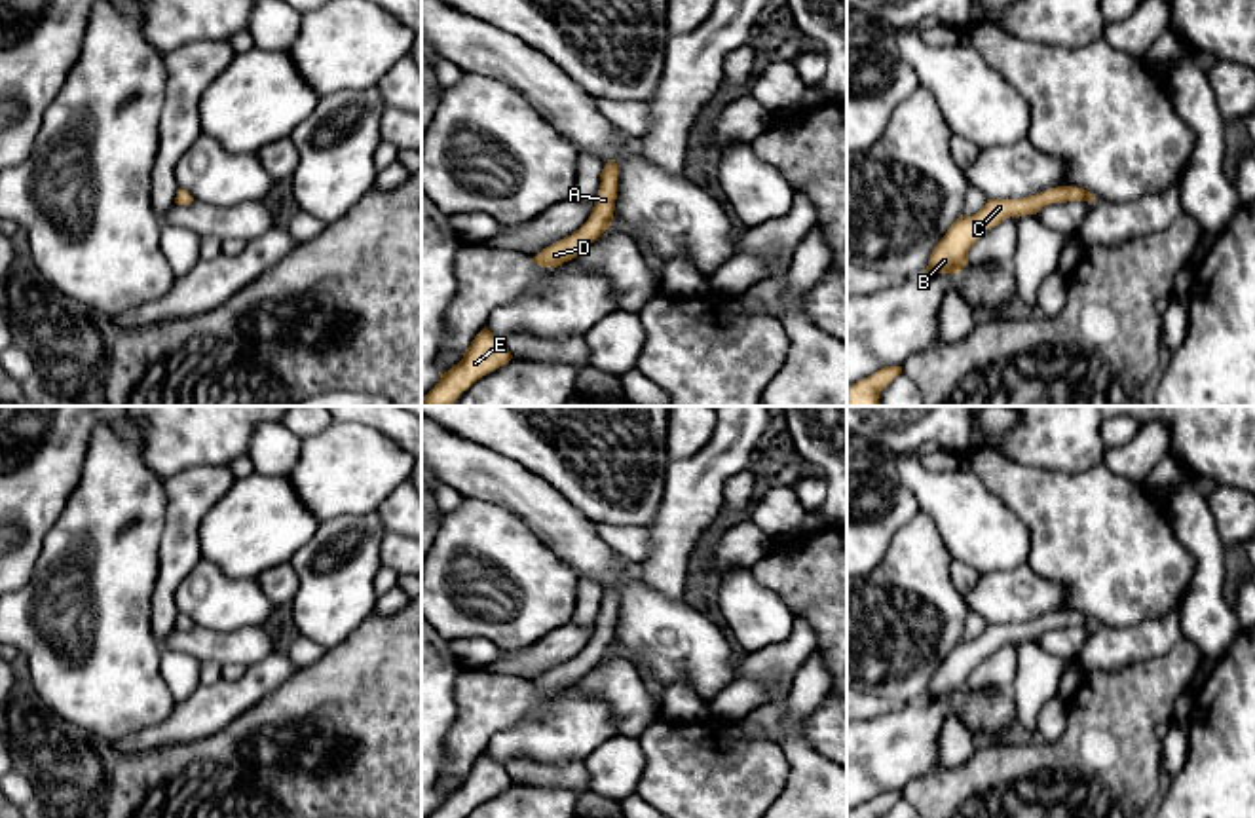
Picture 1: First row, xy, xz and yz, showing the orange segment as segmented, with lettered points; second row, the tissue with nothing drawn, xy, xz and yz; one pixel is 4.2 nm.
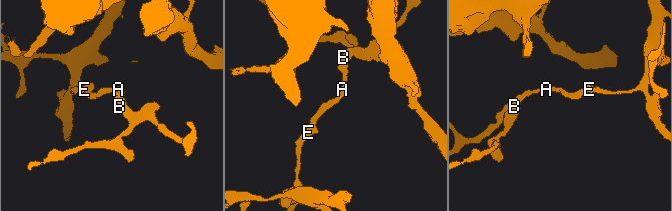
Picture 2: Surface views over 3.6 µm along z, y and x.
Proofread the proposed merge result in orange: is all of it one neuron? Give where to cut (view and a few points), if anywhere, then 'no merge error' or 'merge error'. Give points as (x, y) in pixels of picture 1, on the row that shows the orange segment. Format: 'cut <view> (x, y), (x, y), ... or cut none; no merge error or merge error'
cut none; no merge error

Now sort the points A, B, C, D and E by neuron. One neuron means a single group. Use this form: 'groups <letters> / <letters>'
groups A B C D E

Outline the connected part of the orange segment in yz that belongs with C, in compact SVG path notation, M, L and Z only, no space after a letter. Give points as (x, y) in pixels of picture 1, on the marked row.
M1056 186L1037 195L1020 199L987 199L987 203L972 216L959 216L946 235L934 247L927 273L959 273L968 264L970 247L982 237L985 230L999 226L1010 216L1037 214L1050 203L1088 201L1096 197L1077 186Z

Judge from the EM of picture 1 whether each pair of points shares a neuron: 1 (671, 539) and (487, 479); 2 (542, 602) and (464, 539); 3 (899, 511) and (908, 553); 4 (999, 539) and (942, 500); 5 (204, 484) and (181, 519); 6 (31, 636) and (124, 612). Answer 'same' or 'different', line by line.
1: different
2: same
3: different
4: same
5: same
6: same

